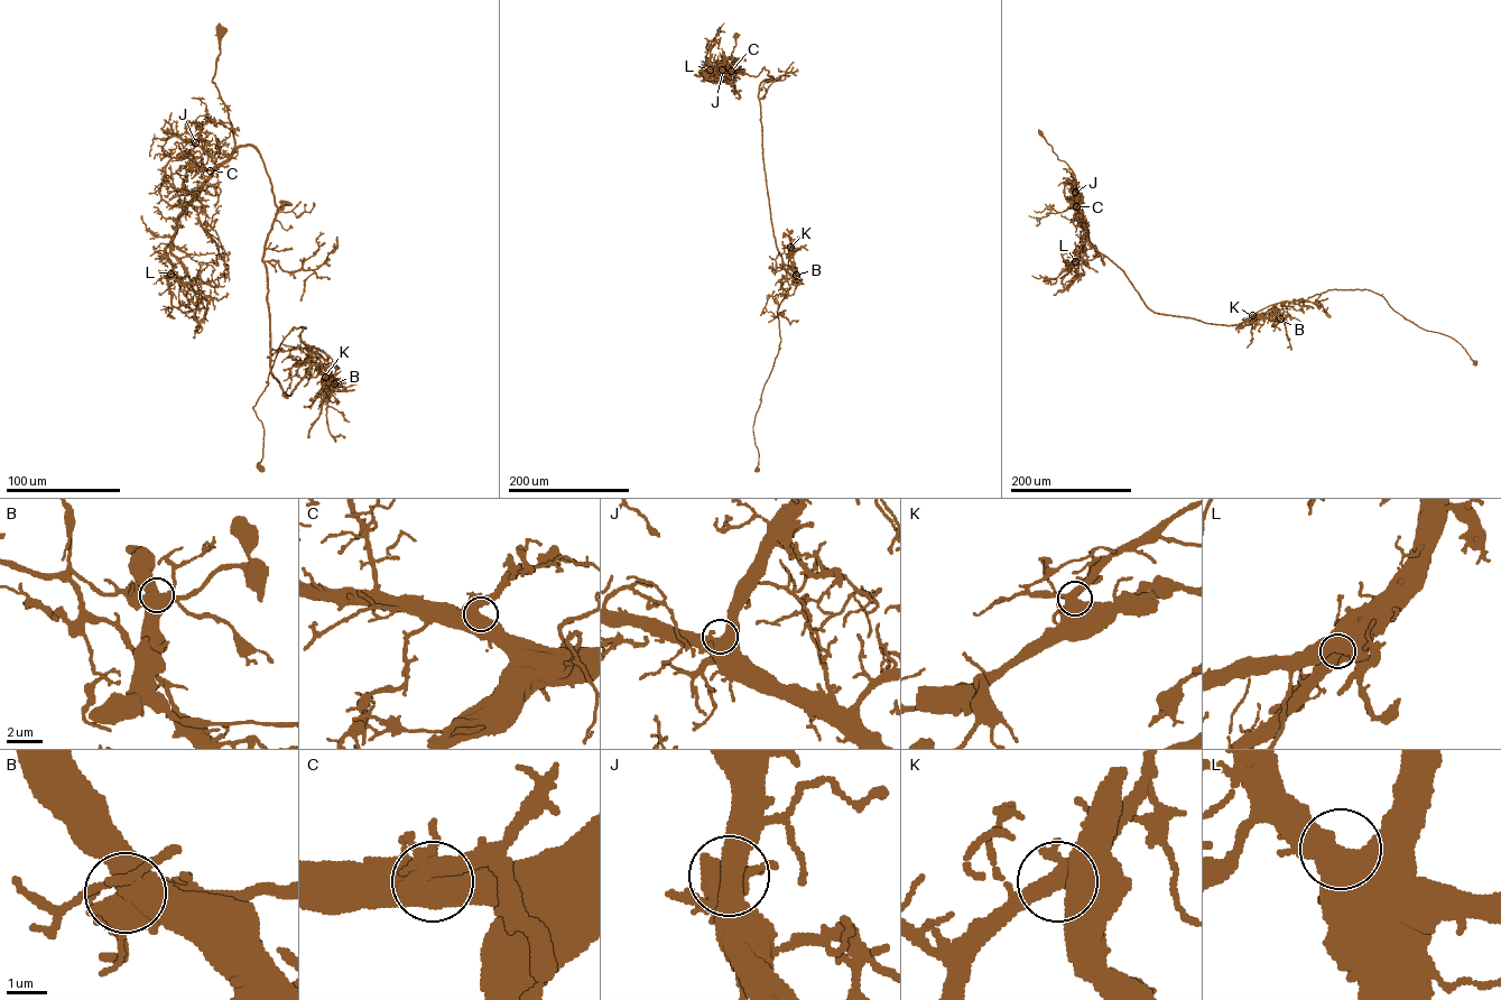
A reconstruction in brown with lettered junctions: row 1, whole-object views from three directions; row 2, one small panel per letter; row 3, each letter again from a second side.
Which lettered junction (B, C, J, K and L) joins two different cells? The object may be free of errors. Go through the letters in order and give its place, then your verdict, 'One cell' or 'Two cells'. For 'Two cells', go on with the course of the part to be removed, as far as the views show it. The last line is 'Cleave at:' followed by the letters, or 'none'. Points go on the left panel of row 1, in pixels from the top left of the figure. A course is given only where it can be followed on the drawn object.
B: Place: (334, 383). Two cells. Course of the part to remove: (334, 383), (313, 360), (322, 350), (299, 336), (306, 327), (294, 327), (252, 407), (263, 429), (262, 471)
C: Place: (210, 170). One cell
J: Place: (195, 142). One cell
K: Place: (325, 377). One cell
L: Place: (170, 274). One cell
Cleave at: B

